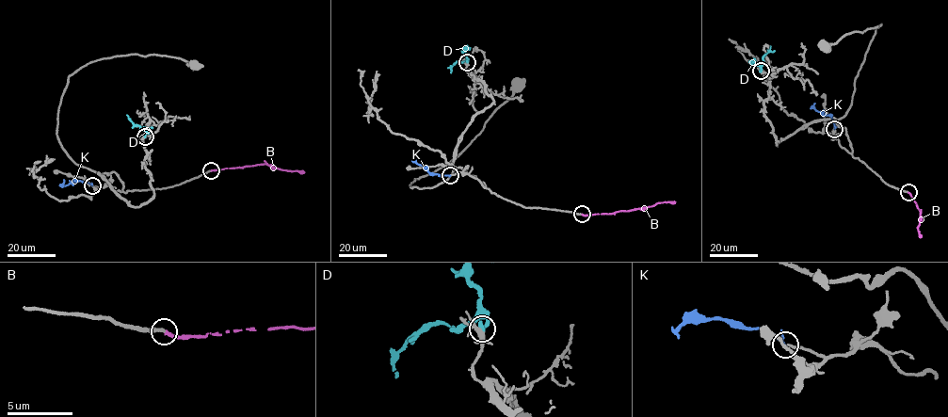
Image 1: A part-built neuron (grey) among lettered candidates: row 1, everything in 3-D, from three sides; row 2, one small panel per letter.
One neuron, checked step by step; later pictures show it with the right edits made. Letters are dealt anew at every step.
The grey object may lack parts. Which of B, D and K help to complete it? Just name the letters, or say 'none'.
K

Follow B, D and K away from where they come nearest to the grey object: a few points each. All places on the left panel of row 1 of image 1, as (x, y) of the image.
B: (211, 170), (266, 164), (287, 170), (303, 172)
D: (144, 136), (146, 132), (128, 117)
K: (92, 185), (80, 181), (64, 185), (64, 179)

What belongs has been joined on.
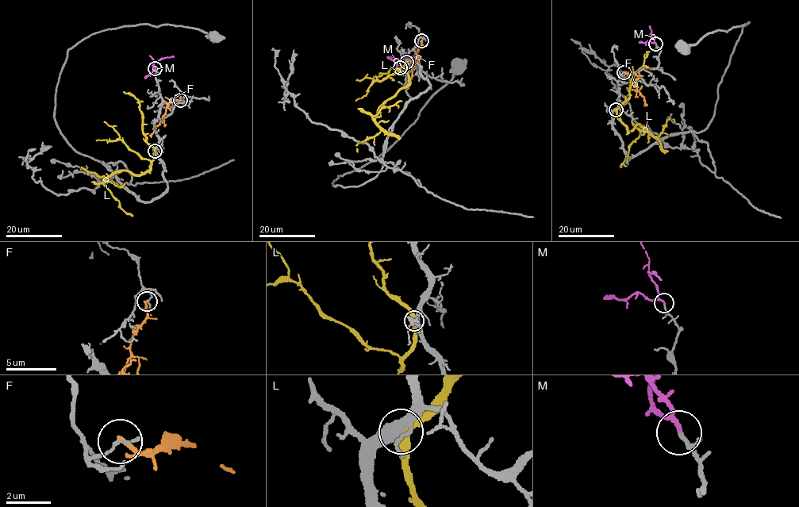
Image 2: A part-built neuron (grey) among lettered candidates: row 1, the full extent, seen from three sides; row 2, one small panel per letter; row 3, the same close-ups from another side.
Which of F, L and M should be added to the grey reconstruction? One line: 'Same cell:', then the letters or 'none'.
Same cell: M

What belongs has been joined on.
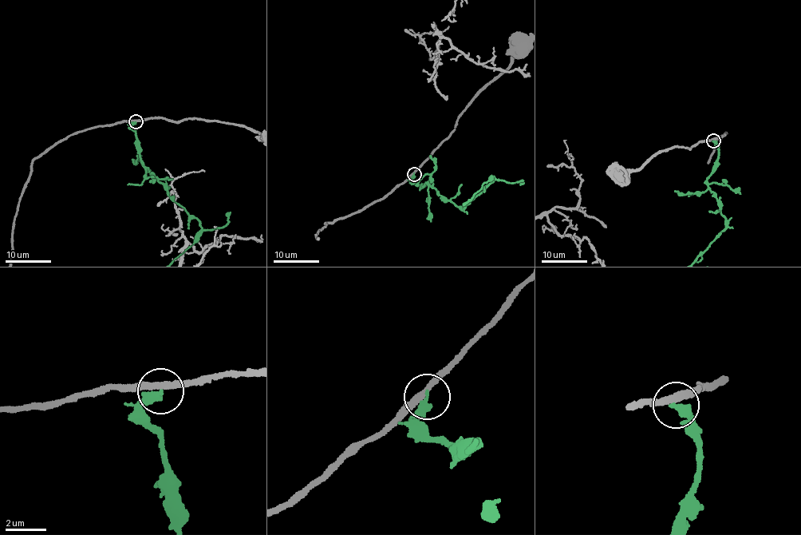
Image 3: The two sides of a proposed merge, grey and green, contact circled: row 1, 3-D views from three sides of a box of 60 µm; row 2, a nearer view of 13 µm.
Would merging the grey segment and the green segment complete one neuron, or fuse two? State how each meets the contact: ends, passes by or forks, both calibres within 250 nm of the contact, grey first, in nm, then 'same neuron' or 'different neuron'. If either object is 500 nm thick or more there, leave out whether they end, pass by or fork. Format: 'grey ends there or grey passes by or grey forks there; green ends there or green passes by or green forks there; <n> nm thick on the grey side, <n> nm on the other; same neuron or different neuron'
grey passes by; green ends there; 280 nm thick on the grey side, 360 nm on the other; different neuron

